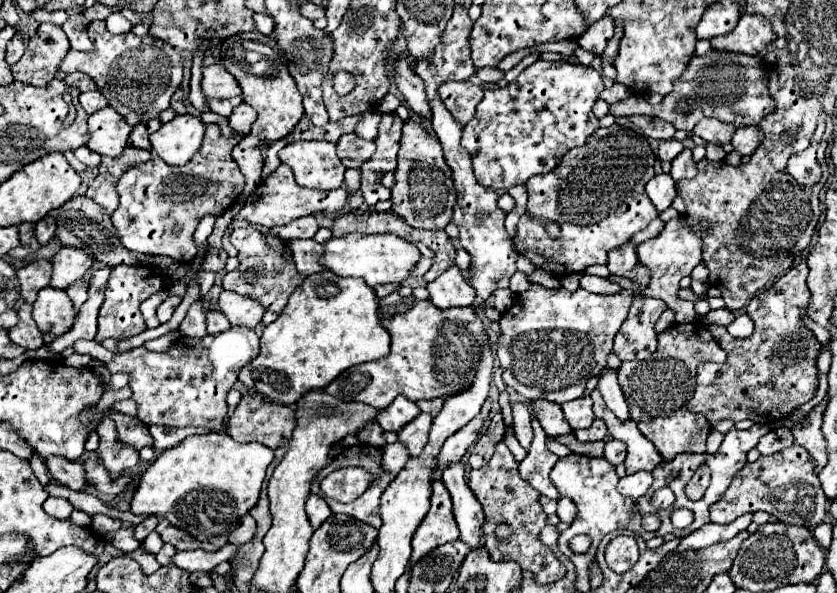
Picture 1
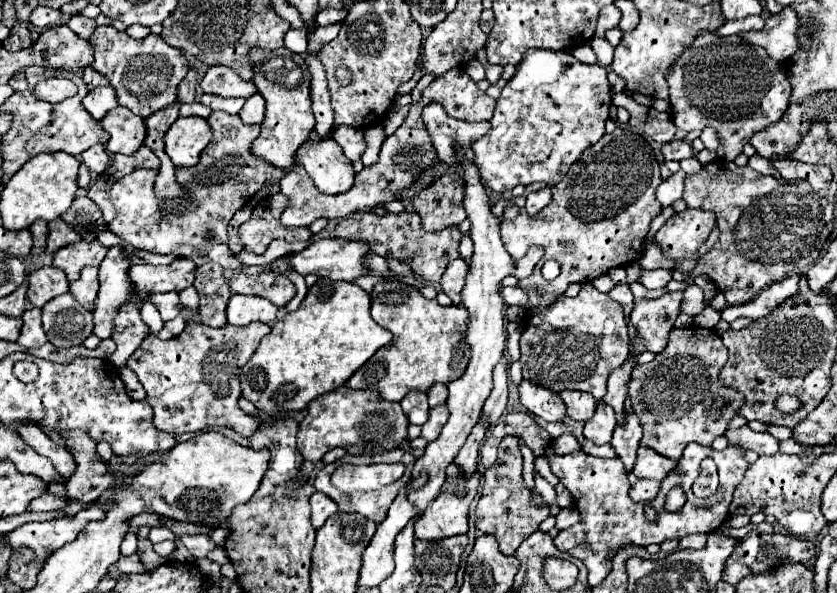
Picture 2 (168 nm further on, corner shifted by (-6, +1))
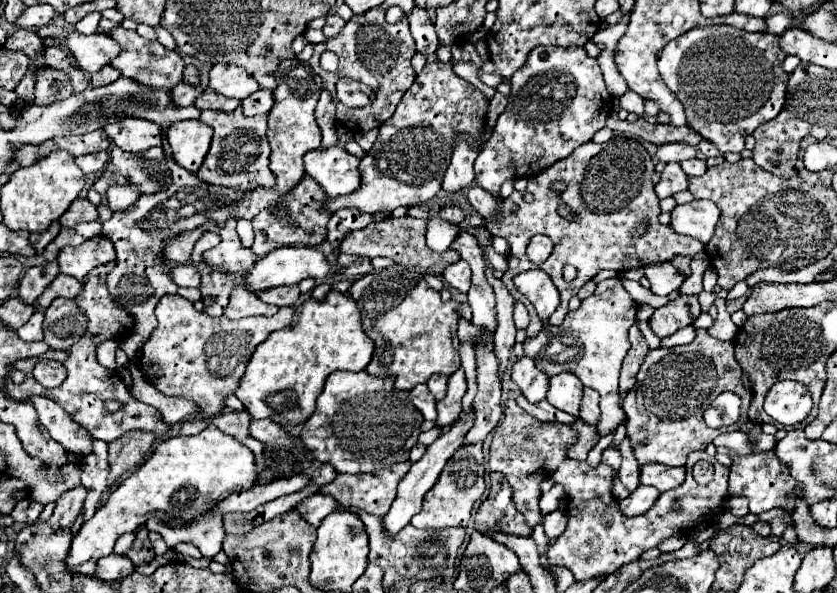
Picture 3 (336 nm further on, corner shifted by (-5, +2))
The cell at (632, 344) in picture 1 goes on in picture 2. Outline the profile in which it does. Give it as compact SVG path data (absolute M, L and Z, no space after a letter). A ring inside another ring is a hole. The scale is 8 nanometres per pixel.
M681 292L665 294L657 300L637 300L631 312L631 324L639 330L639 352L661 352L667 346L667 334L681 312Z

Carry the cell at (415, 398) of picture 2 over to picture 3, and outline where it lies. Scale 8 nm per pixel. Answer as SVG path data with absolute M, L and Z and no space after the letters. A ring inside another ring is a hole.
M416 385L408 395L410 395L410 403L414 403L414 407L424 415L424 419L430 421L436 419L436 401L426 385Z

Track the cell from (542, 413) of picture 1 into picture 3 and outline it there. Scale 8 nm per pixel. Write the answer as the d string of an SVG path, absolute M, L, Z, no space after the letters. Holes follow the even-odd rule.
M526 355L520 361L514 363L514 367L512 367L512 381L520 387L522 395L530 403L540 403L542 399L546 399L548 377L542 375L542 371L538 371L534 367L534 361L528 359Z

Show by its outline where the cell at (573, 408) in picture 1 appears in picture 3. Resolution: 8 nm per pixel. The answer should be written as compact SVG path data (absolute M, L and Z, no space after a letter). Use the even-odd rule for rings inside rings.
M570 373L554 375L554 379L550 379L548 403L564 413L578 417L580 403L582 403L582 391L584 391L584 385L580 383L576 375L570 375Z

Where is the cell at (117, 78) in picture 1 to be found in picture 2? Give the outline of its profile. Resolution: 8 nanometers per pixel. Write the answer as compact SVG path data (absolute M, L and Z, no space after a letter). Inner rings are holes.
M97 26L91 34L91 44L95 48L95 62L91 68L109 78L111 86L117 90L121 106L147 118L177 100L177 86L185 78L189 64L187 58L179 50L171 48L161 36L149 34L143 40L135 40L113 26Z

